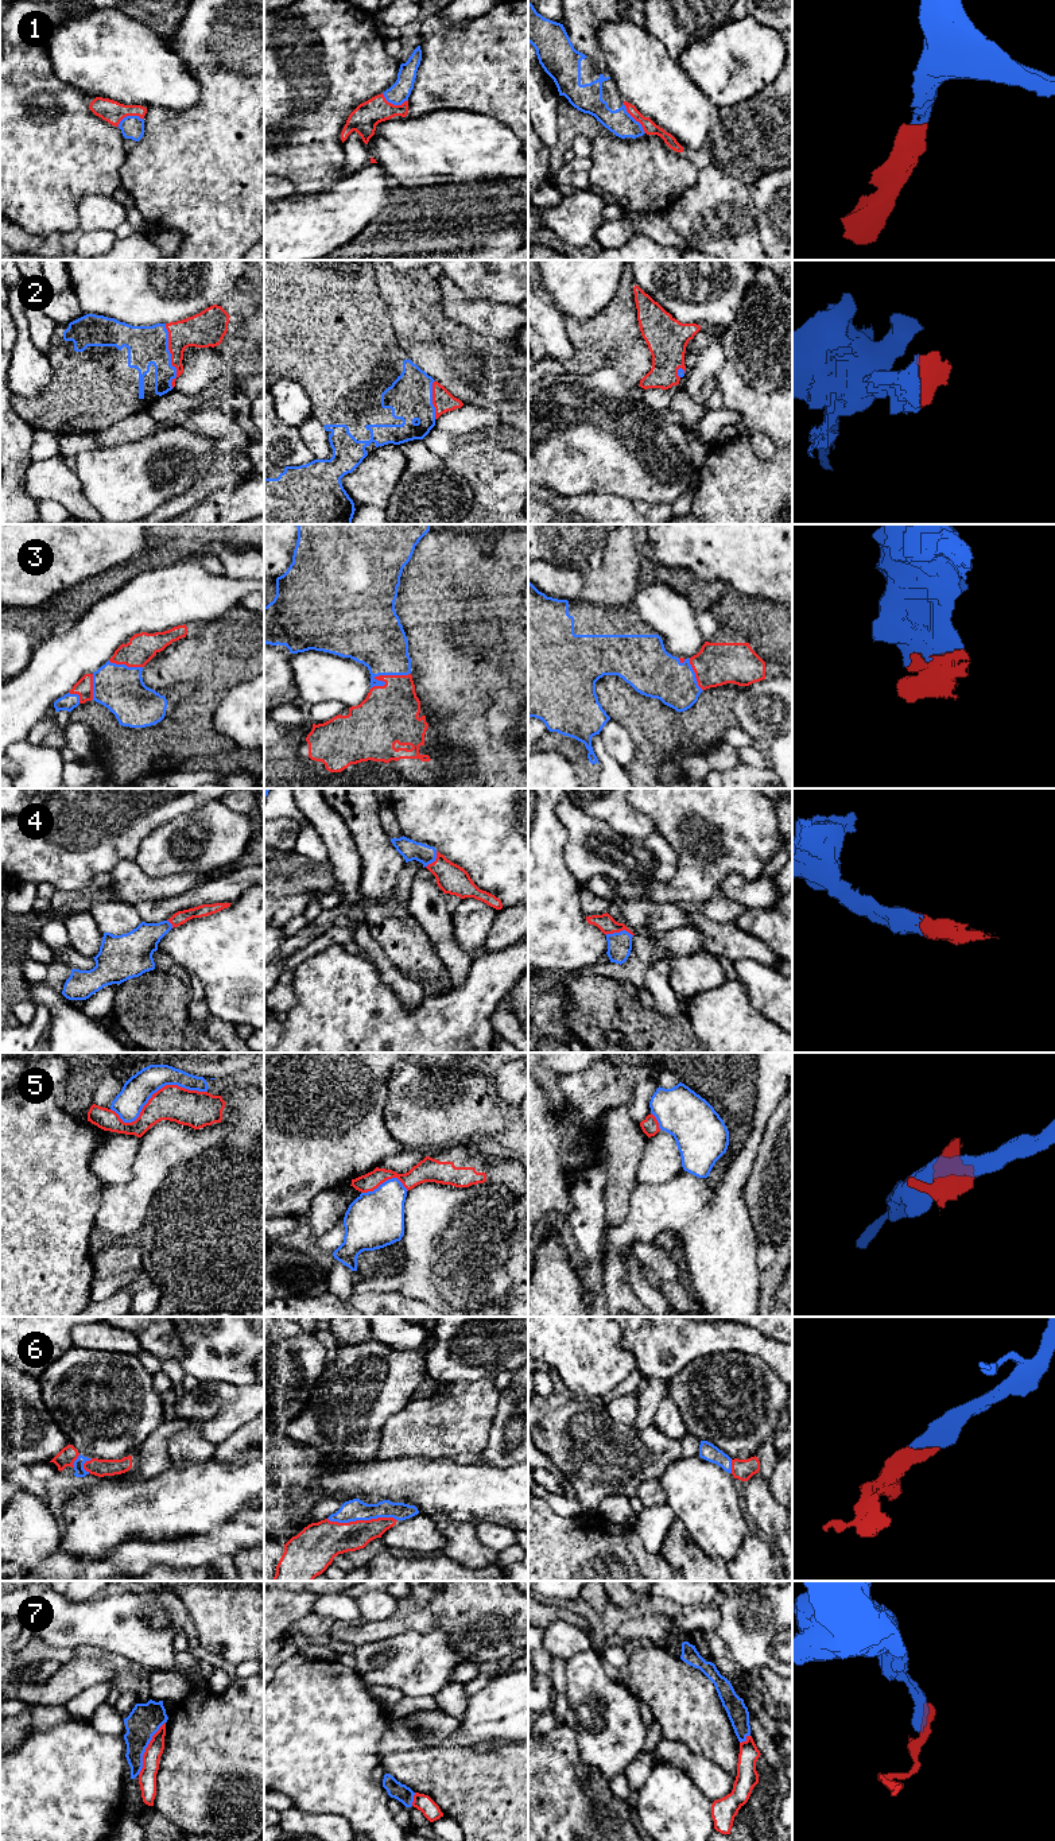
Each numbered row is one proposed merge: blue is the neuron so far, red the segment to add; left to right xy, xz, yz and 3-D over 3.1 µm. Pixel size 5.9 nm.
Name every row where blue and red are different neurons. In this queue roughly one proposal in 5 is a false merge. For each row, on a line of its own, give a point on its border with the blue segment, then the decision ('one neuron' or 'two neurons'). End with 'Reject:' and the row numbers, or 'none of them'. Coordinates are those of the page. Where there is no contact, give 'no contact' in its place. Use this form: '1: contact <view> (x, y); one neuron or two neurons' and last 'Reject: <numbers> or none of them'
1: contact yz (632, 117); one neuron
2: contact xy (170, 356); one neuron
3: contact xz (381, 674); one neuron
4: contact yz (620, 931); one neuron
5: contact xy (155, 1092); two neurons
6: contact xz (363, 1519); one neuron
7: contact xy (146, 1747); one neuron
Reject: 5

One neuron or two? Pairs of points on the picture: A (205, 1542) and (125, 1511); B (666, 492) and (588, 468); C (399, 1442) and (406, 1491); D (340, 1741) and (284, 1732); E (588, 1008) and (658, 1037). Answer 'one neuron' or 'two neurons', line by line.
A: two neurons
B: one neuron
C: two neurons
D: one neuron
E: one neuron

